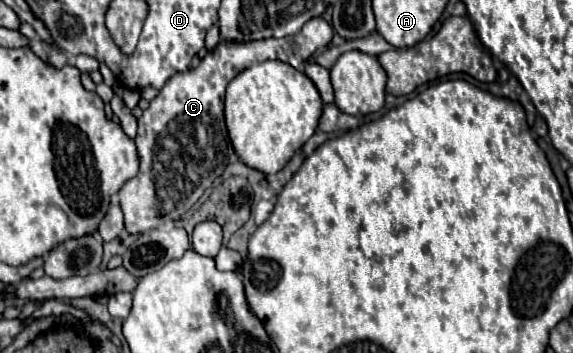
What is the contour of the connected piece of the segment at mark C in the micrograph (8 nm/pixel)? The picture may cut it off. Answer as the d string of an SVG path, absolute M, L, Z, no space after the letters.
M311 18L311 20L303 26L301 32L295 34L295 36L287 36L280 39L265 38L265 40L255 40L255 42L223 42L223 40L221 40L213 50L209 50L209 52L205 54L205 58L201 60L201 64L199 64L197 68L191 68L191 70L187 70L187 72L183 72L183 74L175 74L175 78L169 78L167 84L159 90L159 96L155 96L155 98L149 102L149 108L147 108L147 110L143 112L143 116L137 120L139 130L137 130L135 144L137 144L137 156L139 156L139 172L137 172L137 176L133 176L131 180L127 180L127 182L121 186L121 190L117 192L119 202L121 202L121 210L123 210L123 214L125 214L125 230L127 230L129 234L143 234L143 232L147 232L149 228L155 228L157 222L167 222L167 220L175 220L175 218L183 216L183 214L203 196L203 192L215 182L215 178L223 174L223 170L225 170L225 166L227 166L227 146L229 146L229 134L227 134L225 118L223 118L223 98L225 98L225 88L227 88L227 84L229 84L239 72L243 72L245 68L249 68L249 66L253 66L253 64L257 64L257 62L263 62L263 60L267 60L267 58L269 58L269 60L279 58L281 62L287 62L287 64L291 64L293 68L299 68L299 66L301 66L303 62L307 62L319 48L325 48L325 46L331 42L331 38L333 38L331 26L329 26L323 18Z

